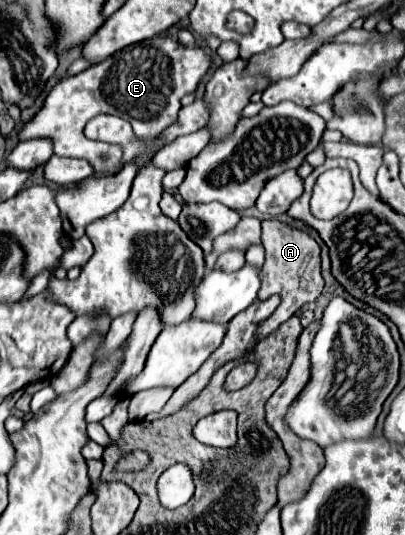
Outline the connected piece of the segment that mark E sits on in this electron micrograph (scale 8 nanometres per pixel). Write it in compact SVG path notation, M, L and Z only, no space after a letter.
M155 36L139 44L131 44L107 60L75 74L63 78L47 96L43 108L37 116L23 126L19 132L21 140L29 138L51 138L57 156L85 158L97 170L115 170L119 166L119 146L91 142L85 138L85 124L97 114L117 114L129 118L133 132L139 138L153 138L161 134L167 126L177 122L177 112L181 108L181 98L195 92L199 80L209 70L211 58L201 48L179 46L169 36Z

